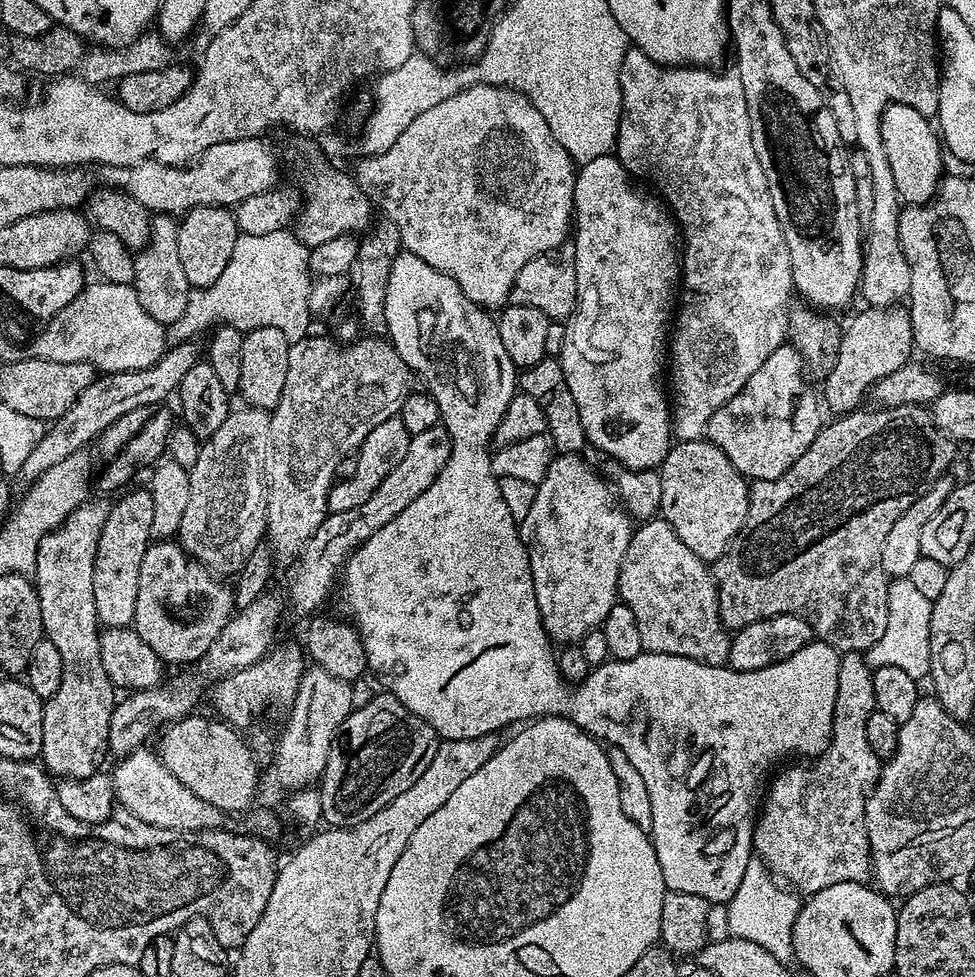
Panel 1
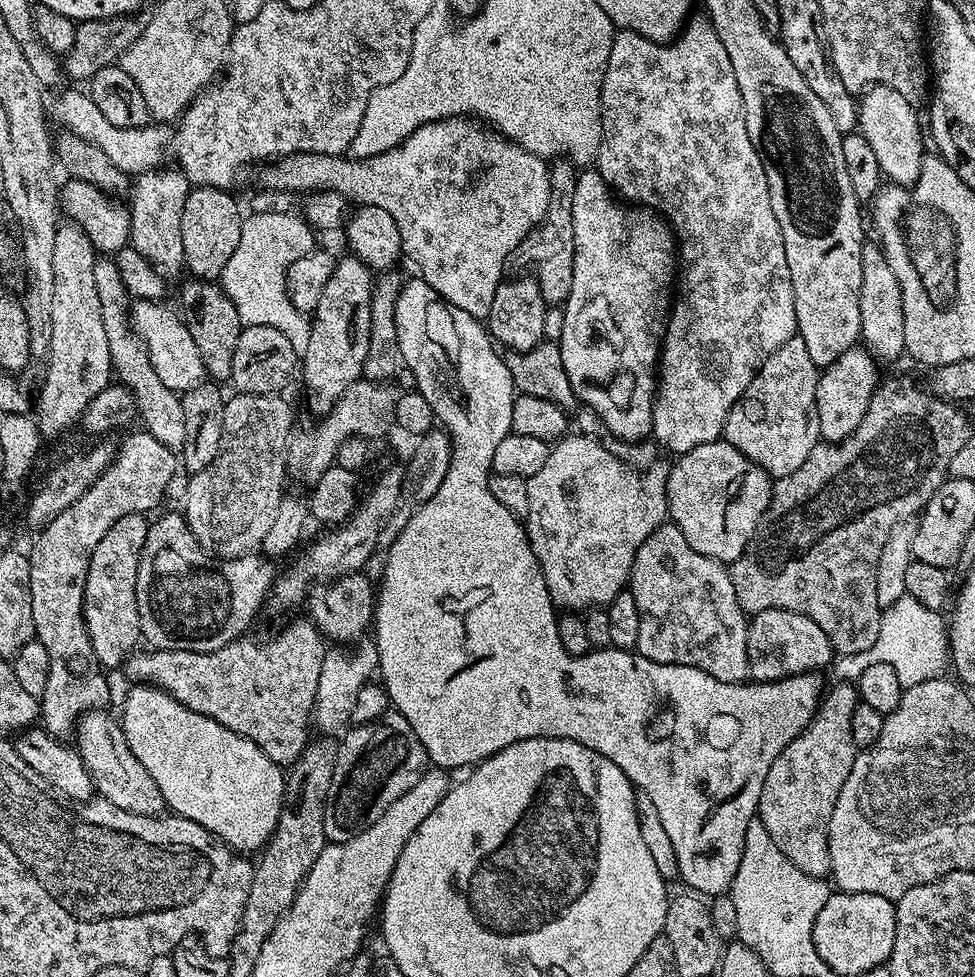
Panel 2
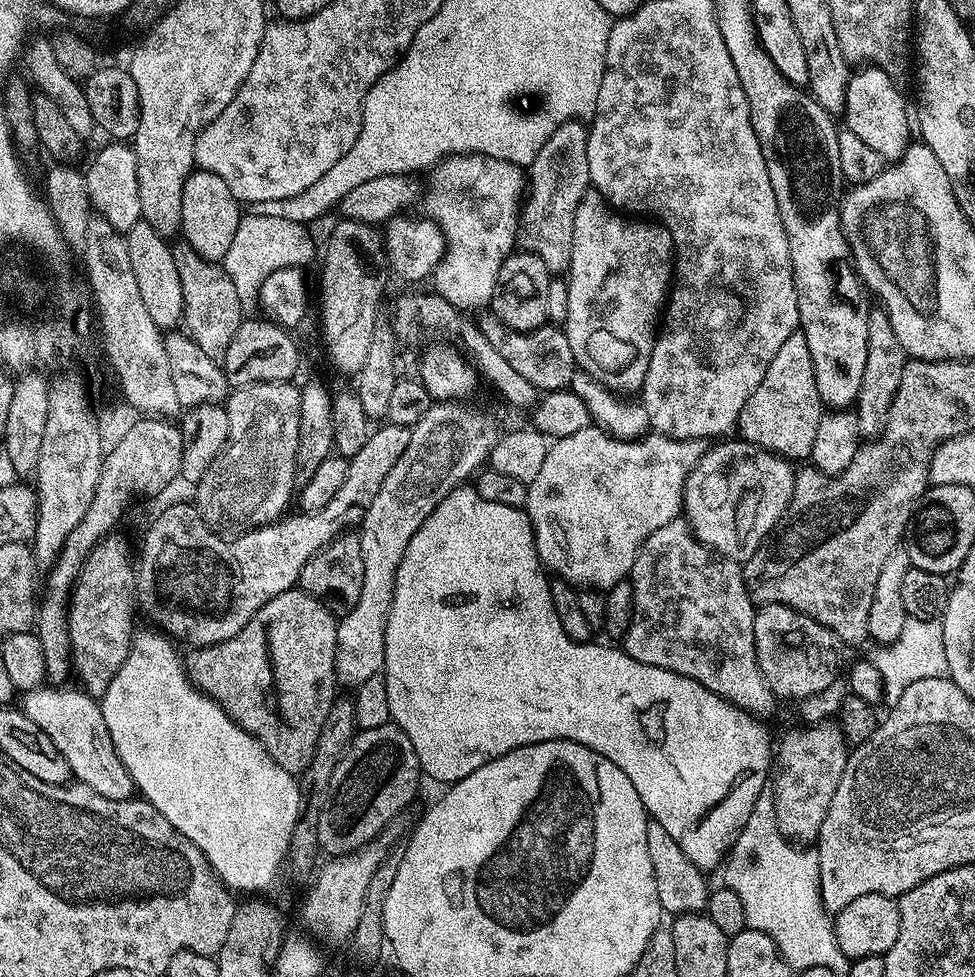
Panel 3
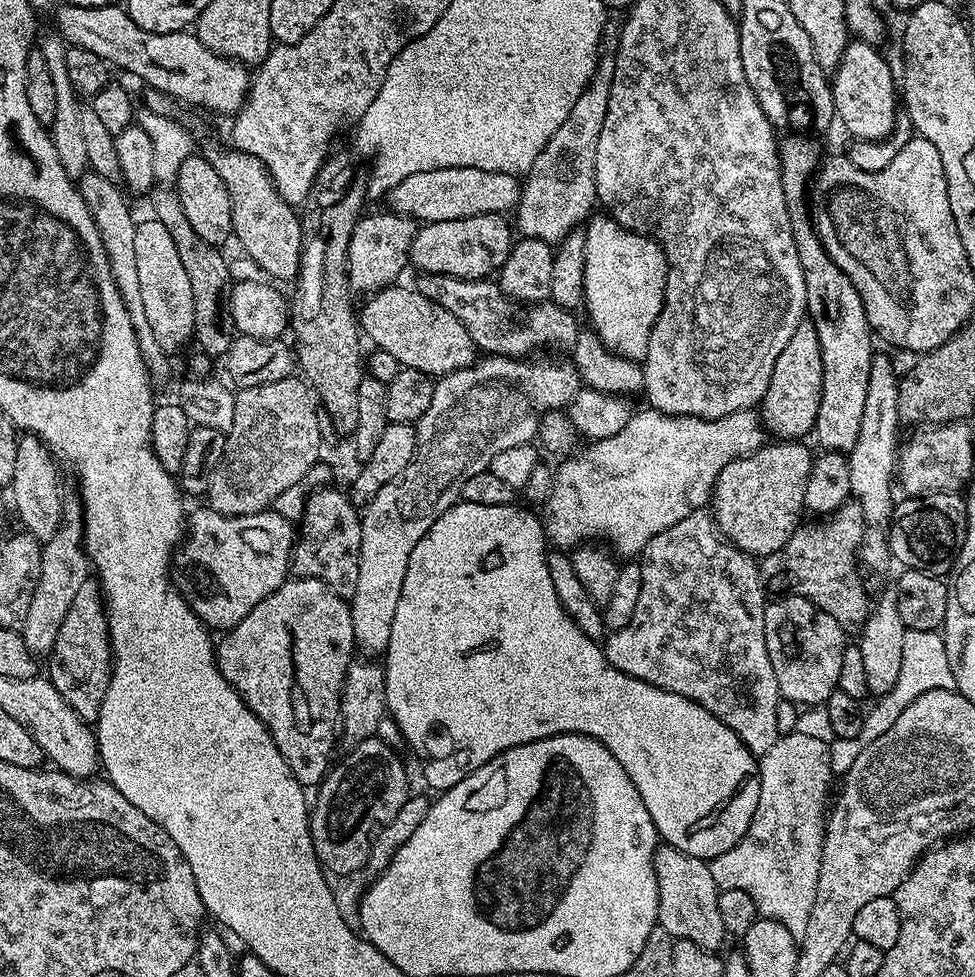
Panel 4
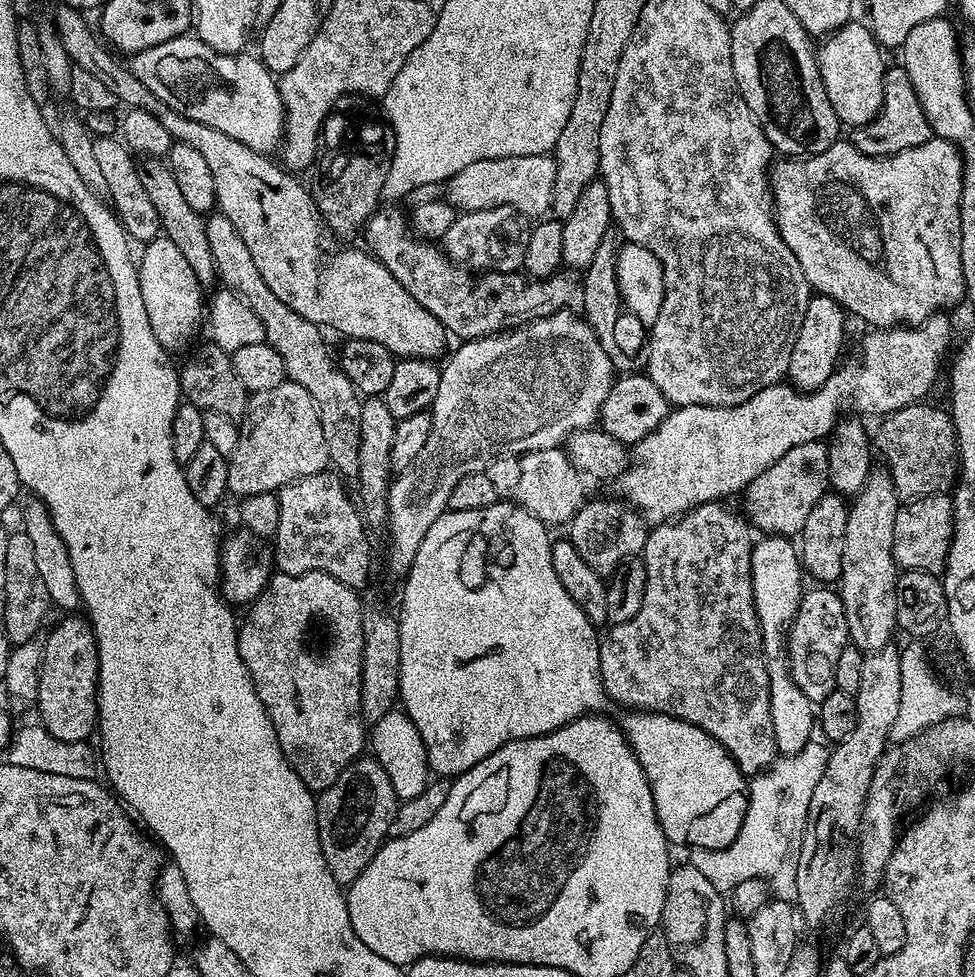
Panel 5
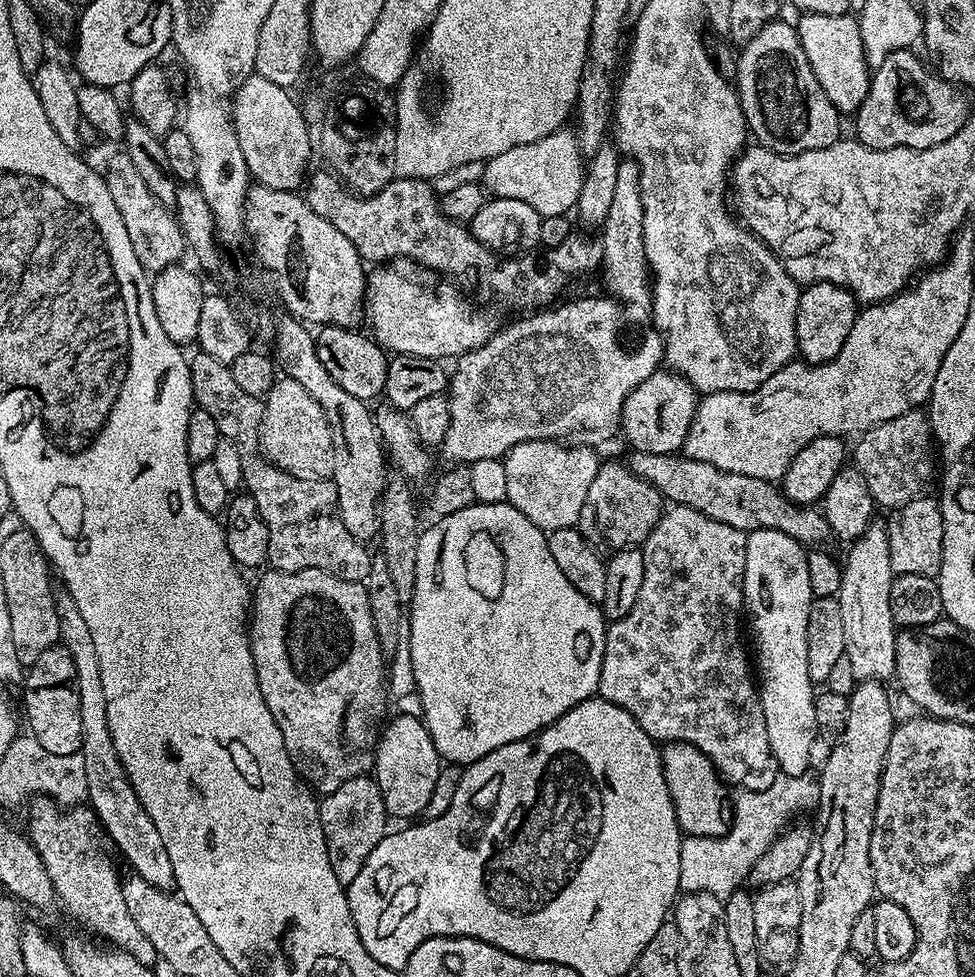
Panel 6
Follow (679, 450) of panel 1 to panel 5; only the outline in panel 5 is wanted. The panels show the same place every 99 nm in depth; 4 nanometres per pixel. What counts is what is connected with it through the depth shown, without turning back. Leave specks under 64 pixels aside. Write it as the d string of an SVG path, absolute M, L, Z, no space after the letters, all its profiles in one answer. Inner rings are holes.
M824 440L802 442L802 446L794 446L794 450L786 450L774 466L762 470L758 478L746 485L742 499L747 523L757 533L769 536L795 537L806 526L806 518L810 510L829 491L828 446Z

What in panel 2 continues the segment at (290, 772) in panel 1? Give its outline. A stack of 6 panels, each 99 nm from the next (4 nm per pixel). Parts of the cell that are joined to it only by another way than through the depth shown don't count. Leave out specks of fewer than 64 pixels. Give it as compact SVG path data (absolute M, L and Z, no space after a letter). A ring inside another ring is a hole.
M365 638L351 648L348 646L332 646L322 658L322 674L318 674L318 694L316 705L312 707L312 719L315 727L320 727L324 734L340 734L349 727L348 719L360 700L360 691L364 688L364 679L375 673L380 667L376 641Z

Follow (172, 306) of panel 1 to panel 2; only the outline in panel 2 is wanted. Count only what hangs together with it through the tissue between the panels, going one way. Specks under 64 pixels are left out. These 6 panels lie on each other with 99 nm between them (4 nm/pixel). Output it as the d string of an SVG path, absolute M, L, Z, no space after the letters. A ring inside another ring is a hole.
M153 170L139 173L131 185L132 235L130 244L131 247L136 248L142 258L146 258L156 268L158 275L170 278L170 276L178 275L184 268L182 206L186 206L190 185L183 172L179 170L164 171Z

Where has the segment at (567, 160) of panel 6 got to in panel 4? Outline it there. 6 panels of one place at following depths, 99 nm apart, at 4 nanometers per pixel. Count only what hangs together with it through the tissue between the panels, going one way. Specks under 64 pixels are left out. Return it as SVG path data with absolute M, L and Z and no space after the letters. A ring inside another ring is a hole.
M439 168L402 178L398 186L387 192L386 200L392 203L389 204L391 211L410 216L417 222L433 224L480 216L482 213L509 213L519 204L521 191L519 179L512 175L477 168Z

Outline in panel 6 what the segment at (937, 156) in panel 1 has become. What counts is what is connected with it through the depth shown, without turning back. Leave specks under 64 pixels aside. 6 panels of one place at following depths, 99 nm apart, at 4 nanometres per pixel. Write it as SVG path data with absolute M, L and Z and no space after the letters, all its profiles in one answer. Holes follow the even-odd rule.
M813 12L801 15L800 24L795 25L797 34L800 35L802 50L814 70L814 78L826 90L826 98L841 114L855 114L862 106L862 102L868 93L868 81L870 79L870 69L868 59L862 46L862 34L860 33L860 22L855 15L845 14L842 16L827 16L826 14L814 14Z

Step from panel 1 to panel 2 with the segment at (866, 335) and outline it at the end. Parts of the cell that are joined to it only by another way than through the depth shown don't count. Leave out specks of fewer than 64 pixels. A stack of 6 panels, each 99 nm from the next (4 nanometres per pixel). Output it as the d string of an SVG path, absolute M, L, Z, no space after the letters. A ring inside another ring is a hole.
M857 346L846 350L834 363L820 372L820 381L816 387L816 405L820 435L825 441L839 442L858 428L858 422L862 422L862 418L868 413L872 395L882 380L876 367L878 361L867 347Z

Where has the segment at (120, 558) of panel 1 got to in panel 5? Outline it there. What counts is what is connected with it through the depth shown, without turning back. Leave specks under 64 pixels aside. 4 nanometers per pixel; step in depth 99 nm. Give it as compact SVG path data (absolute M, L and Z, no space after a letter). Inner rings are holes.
M68 614L65 615L65 620L49 634L48 637L43 637L42 643L44 649L42 650L42 662L40 663L40 677L38 678L38 686L36 687L36 695L34 697L34 703L36 708L40 711L40 717L38 717L39 723L44 726L45 730L51 734L54 739L60 739L64 743L68 742L84 742L89 739L91 732L92 735L98 728L98 685L100 683L100 663L98 662L98 650L96 649L96 636L92 633L92 625L87 619L81 618L79 615Z

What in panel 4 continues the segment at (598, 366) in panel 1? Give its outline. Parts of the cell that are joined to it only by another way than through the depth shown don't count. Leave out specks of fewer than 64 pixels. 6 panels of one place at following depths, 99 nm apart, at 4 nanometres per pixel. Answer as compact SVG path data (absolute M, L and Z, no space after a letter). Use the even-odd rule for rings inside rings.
M596 214L583 229L586 234L584 302L591 331L618 356L643 361L650 334L664 305L668 259L658 241L631 232L607 214Z

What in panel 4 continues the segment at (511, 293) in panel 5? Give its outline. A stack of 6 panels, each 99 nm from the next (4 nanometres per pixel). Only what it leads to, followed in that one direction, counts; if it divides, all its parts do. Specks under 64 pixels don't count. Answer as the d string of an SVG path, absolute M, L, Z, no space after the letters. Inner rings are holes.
M433 272L419 278L421 280L414 284L416 291L430 298L430 302L442 304L446 310L450 310L450 314L454 314L454 318L466 326L472 343L484 354L528 358L535 353L532 352L535 348L571 349L582 331L581 325L576 325L575 311L551 302L521 304L519 300L511 300L500 289L499 283L488 278L460 280L457 276Z

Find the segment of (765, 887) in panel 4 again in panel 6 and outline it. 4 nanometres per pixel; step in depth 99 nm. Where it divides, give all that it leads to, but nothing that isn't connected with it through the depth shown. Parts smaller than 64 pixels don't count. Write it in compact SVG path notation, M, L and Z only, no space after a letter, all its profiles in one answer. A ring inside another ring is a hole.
M777 775L776 781L766 790L761 792L741 791L740 796L734 800L732 808L732 822L728 830L720 836L684 836L680 842L680 887L684 892L705 892L726 898L731 892L737 891L747 881L750 870L766 850L776 840L776 837L783 833L784 829L793 823L795 814L799 808L804 808L808 803L815 801L818 796L818 784L811 775L786 776Z

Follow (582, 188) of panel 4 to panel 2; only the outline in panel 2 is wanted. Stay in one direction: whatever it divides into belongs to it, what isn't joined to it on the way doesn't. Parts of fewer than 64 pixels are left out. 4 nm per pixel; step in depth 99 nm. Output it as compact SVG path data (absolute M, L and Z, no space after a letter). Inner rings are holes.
M567 158L557 159L549 167L552 194L548 203L548 210L541 224L524 239L523 247L528 248L528 260L533 264L534 275L538 286L542 290L544 303L549 306L560 306L567 301L570 286L574 282L574 190L578 168Z

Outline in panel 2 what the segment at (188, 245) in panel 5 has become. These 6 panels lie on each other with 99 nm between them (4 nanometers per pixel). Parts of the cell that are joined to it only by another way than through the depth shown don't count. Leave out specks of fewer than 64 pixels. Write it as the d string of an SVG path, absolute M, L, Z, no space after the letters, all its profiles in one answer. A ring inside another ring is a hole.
M188 278L180 288L180 300L192 313L186 316L190 337L198 346L202 358L202 366L213 381L231 381L234 370L234 350L238 346L238 338L242 331L238 311L219 283L199 278Z

